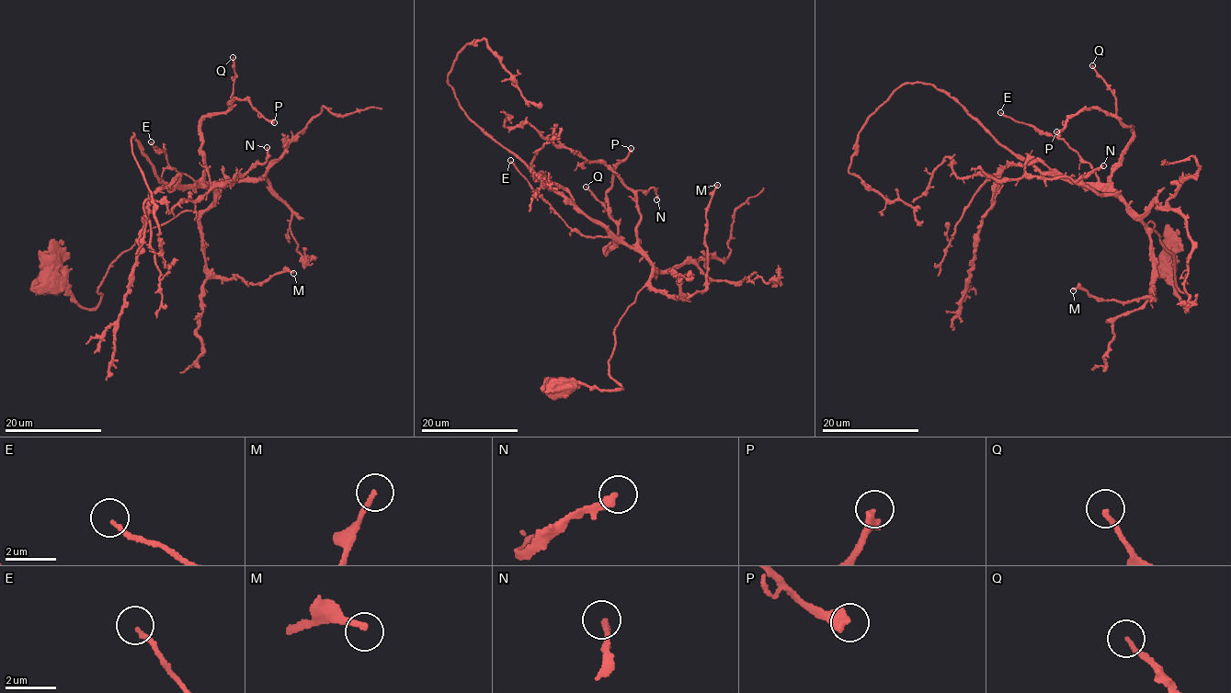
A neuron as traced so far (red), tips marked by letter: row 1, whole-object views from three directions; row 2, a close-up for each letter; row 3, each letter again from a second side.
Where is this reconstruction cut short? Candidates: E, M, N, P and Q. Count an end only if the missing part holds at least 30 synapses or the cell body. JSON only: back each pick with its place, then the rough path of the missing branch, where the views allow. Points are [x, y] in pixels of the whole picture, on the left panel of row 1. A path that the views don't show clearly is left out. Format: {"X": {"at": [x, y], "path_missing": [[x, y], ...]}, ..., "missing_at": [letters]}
{"missing_at": []}

